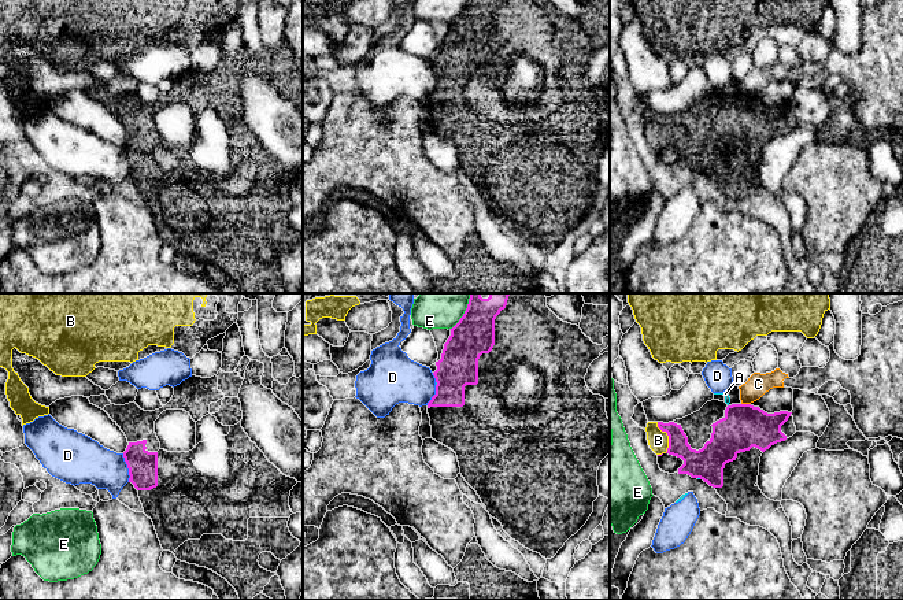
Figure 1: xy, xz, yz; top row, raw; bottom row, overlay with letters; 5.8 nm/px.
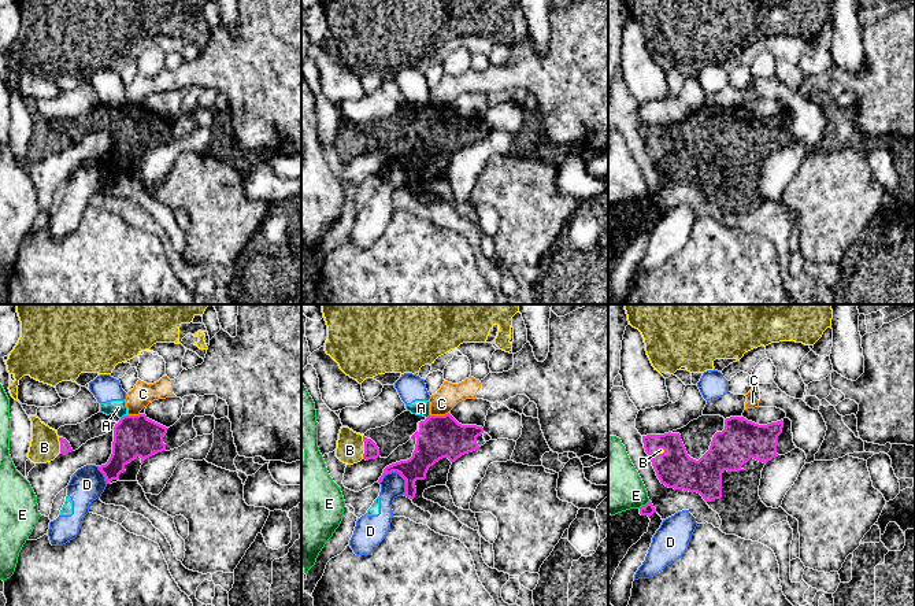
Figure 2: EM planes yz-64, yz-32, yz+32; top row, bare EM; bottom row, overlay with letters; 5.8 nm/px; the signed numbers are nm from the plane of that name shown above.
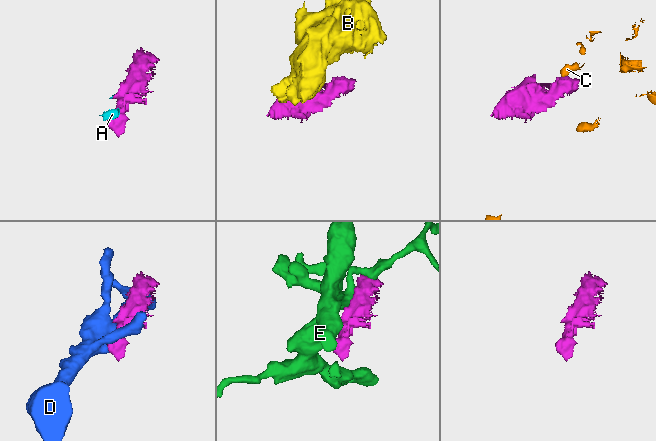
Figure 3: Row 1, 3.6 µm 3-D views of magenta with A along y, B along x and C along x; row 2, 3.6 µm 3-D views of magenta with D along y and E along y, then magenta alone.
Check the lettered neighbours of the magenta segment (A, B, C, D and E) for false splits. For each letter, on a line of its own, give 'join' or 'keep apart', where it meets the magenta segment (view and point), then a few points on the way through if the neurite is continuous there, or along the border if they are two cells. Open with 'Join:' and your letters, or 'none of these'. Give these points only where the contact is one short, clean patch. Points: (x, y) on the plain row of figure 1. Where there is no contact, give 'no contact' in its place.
Join: B
A: keep apart | xz (437, 77)
B: join | yz (669, 130) | across yz (702, 156), (696, 156), (669, 130), (658, 133)
C: keep apart | yz (746, 97) | along yz (741, 96), (750, 97)
D: keep apart | xy (128, 160)
E: keep apart | xz (459, 13)

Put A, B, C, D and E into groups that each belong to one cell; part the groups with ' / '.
A D / B / C / E

